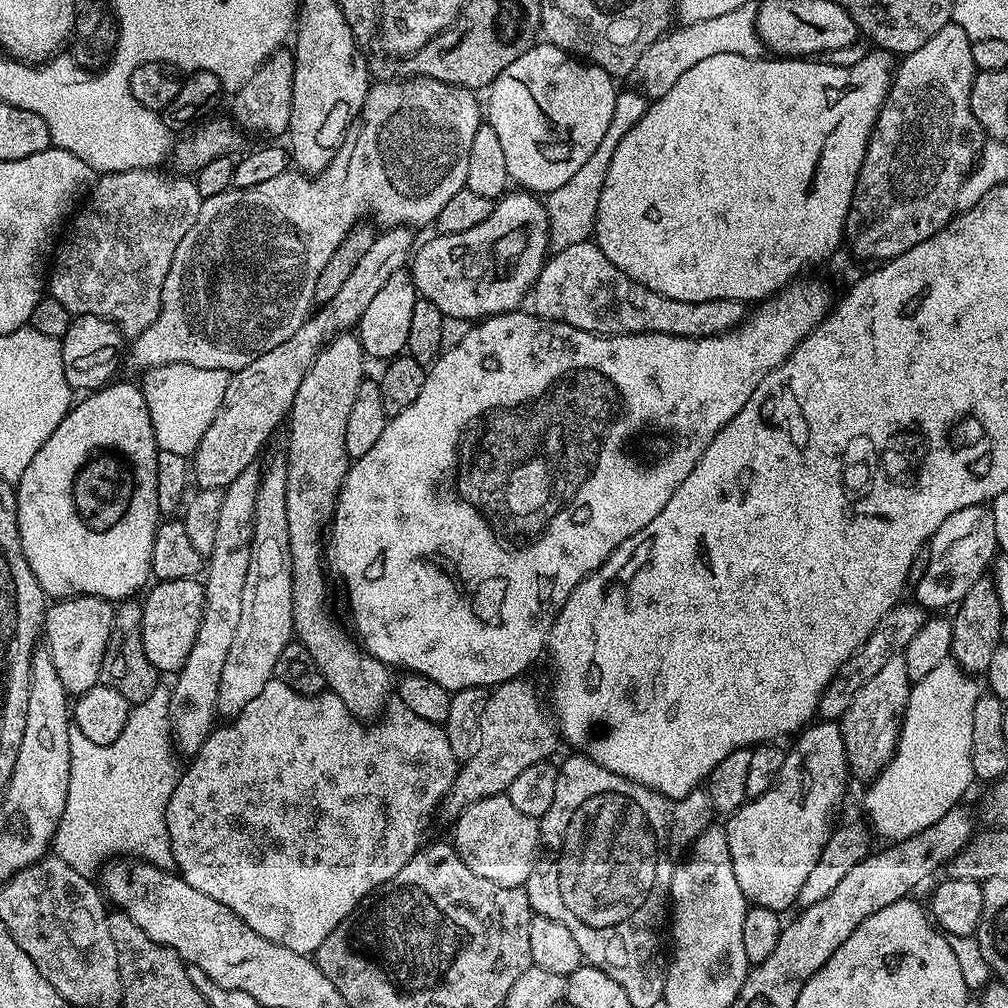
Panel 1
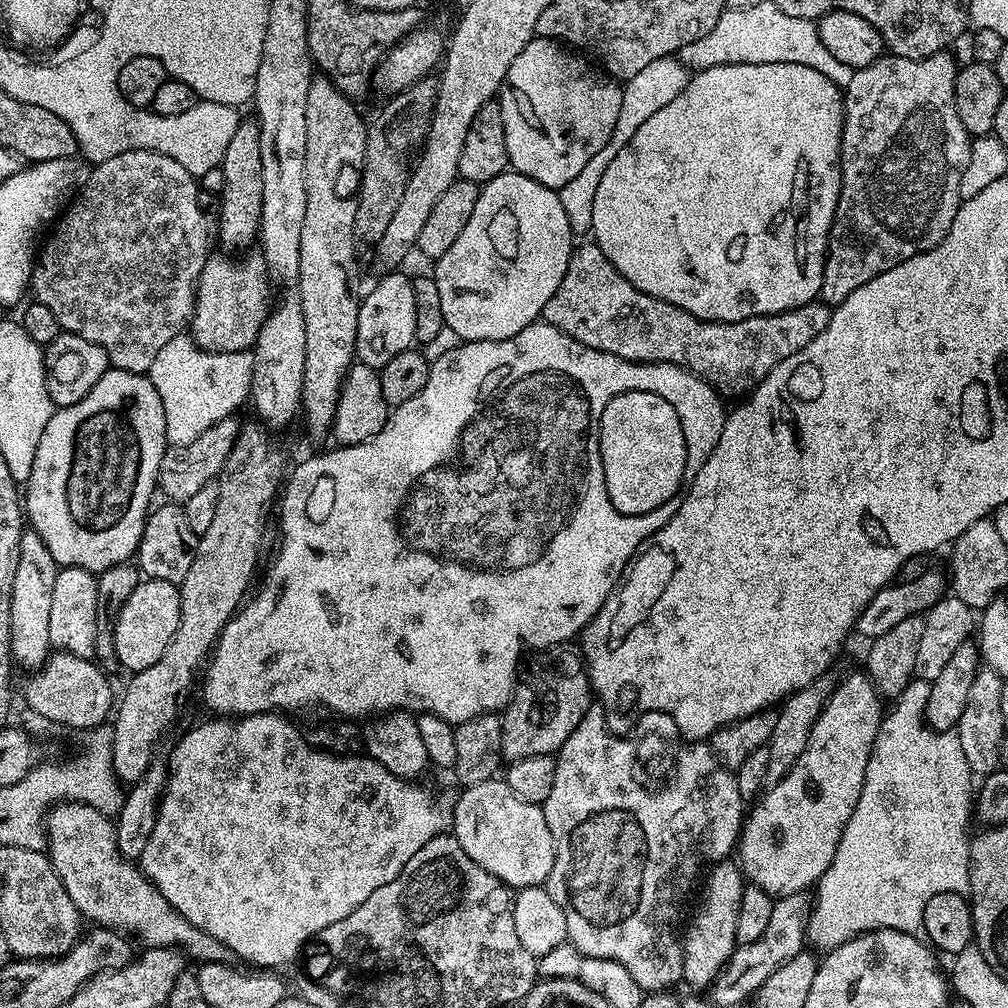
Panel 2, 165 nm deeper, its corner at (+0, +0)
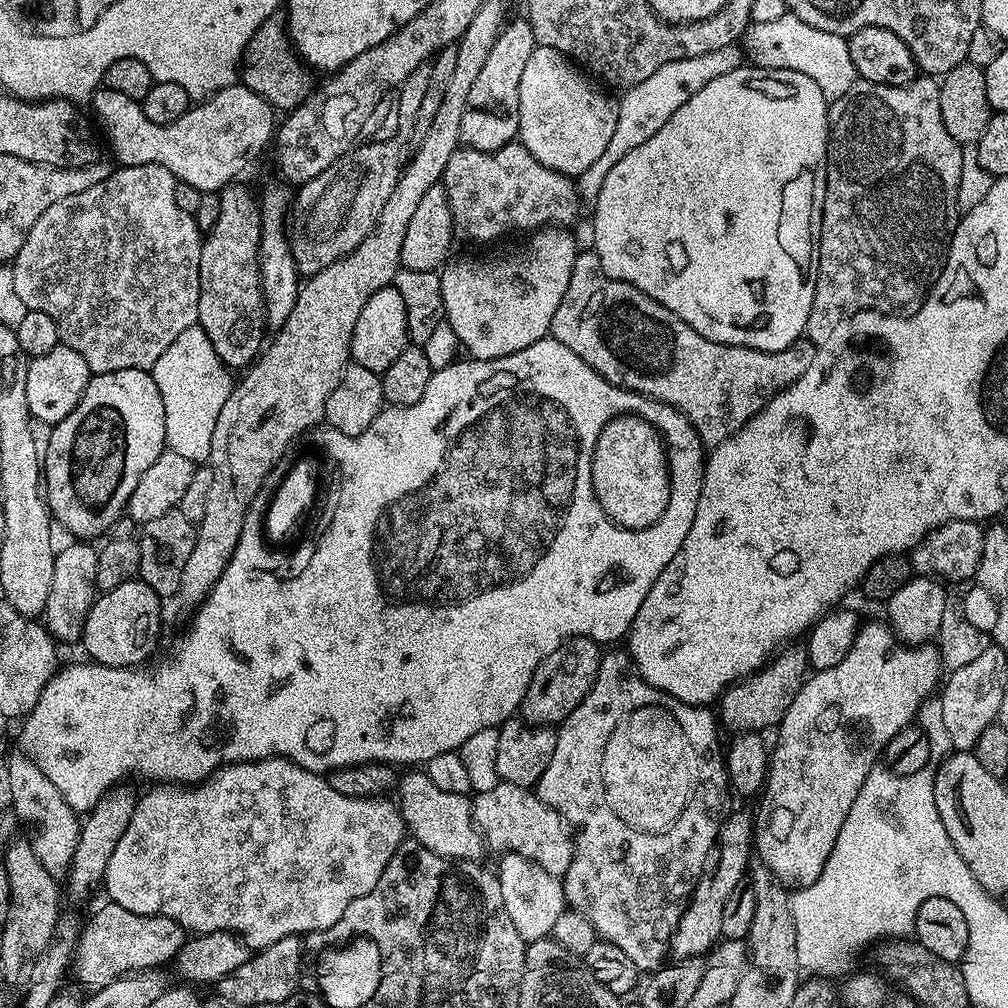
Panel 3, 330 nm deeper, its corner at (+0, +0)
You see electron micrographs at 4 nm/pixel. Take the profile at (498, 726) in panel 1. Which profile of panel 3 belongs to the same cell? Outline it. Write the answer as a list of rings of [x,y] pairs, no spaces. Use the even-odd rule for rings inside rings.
[[[575,636],[573,640],[560,644],[558,650],[554,650],[554,654],[547,656],[534,670],[530,686],[520,703],[519,719],[525,724],[559,726],[580,705],[582,698],[590,694],[601,655],[601,645],[585,636]]]

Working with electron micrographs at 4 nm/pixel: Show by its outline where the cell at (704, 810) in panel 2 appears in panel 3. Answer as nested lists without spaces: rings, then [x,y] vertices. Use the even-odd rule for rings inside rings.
[[[608,650],[608,651],[605,651],[603,653],[603,655],[601,655],[600,665],[598,666],[598,674],[594,678],[594,686],[590,690],[590,694],[586,694],[586,698],[582,698],[582,702],[580,703],[580,705],[578,705],[578,707],[576,709],[574,709],[574,711],[570,715],[568,715],[564,719],[564,721],[561,722],[559,724],[559,726],[555,729],[556,745],[554,746],[554,755],[552,755],[552,757],[550,757],[550,766],[546,766],[546,770],[542,774],[542,778],[538,778],[538,782],[534,786],[534,791],[535,791],[536,797],[538,797],[538,799],[540,799],[542,802],[546,802],[546,806],[550,806],[551,808],[553,808],[553,810],[556,811],[556,813],[558,813],[558,815],[560,815],[561,818],[564,819],[564,823],[567,824],[569,829],[571,829],[571,831],[574,833],[574,858],[570,862],[570,870],[566,870],[566,874],[562,878],[562,883],[564,885],[565,901],[567,901],[567,903],[569,905],[571,905],[571,907],[573,909],[575,909],[575,911],[580,912],[586,918],[590,918],[590,922],[594,926],[594,930],[596,931],[597,937],[599,937],[599,939],[601,941],[603,941],[603,943],[613,944],[614,946],[618,946],[618,950],[622,950],[622,954],[627,954],[627,956],[629,956],[629,958],[630,958],[630,962],[634,962],[634,966],[636,968],[639,968],[641,973],[651,974],[651,973],[655,972],[657,968],[661,967],[661,965],[663,965],[665,963],[666,957],[669,955],[669,944],[672,940],[672,936],[675,934],[676,927],[679,924],[679,919],[682,918],[682,916],[683,916],[684,909],[688,905],[688,901],[690,900],[690,898],[692,896],[692,892],[695,889],[696,884],[699,883],[699,881],[705,875],[706,869],[709,867],[710,860],[708,862],[708,855],[710,855],[710,857],[711,857],[713,855],[714,849],[717,847],[717,840],[719,838],[719,830],[720,830],[720,826],[721,826],[721,821],[724,820],[724,818],[726,816],[726,809],[724,810],[724,803],[727,802],[728,796],[730,797],[730,785],[728,783],[728,767],[726,767],[726,765],[724,765],[724,757],[726,755],[726,752],[725,752],[725,749],[722,747],[722,740],[721,740],[721,744],[720,744],[721,729],[718,727],[718,720],[717,720],[717,717],[714,715],[713,709],[711,707],[701,706],[698,704],[684,704],[680,700],[675,700],[675,698],[673,698],[673,696],[664,696],[663,700],[662,700],[662,693],[659,692],[659,690],[657,690],[656,688],[650,687],[646,683],[646,681],[642,677],[640,677],[640,671],[637,670],[636,663],[634,663],[634,661],[632,661],[632,658],[631,658],[631,656],[628,655],[627,651],[624,651],[624,650],[620,650],[620,652],[612,652],[612,651],[616,651],[616,650]],[[661,700],[662,700],[663,707],[666,708],[669,712],[672,712],[673,718],[677,720],[678,725],[681,726],[681,728],[682,728],[682,734],[685,735],[686,741],[690,744],[691,749],[694,750],[694,762],[697,763],[697,776],[696,776],[697,782],[696,782],[695,788],[692,792],[692,798],[689,801],[688,805],[685,806],[685,809],[682,810],[682,812],[681,812],[681,816],[679,818],[677,818],[677,820],[675,822],[673,822],[673,824],[668,829],[666,829],[664,832],[636,831],[636,829],[632,828],[630,825],[624,824],[623,821],[621,821],[620,819],[617,819],[614,810],[609,808],[609,805],[607,802],[607,796],[604,793],[604,786],[603,786],[603,776],[602,776],[603,754],[606,751],[606,744],[608,743],[608,741],[610,741],[610,736],[614,732],[614,728],[616,726],[618,726],[618,724],[620,722],[622,722],[622,720],[624,718],[626,718],[626,716],[628,714],[630,714],[636,708],[646,707],[648,705],[659,705],[661,703]]]

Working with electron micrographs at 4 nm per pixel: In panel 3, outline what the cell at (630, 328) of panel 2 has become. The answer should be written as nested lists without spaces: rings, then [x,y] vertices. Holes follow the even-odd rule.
[[[594,250],[577,251],[574,270],[570,270],[570,286],[566,286],[566,294],[562,294],[562,302],[558,302],[558,310],[554,310],[551,339],[562,342],[562,346],[570,346],[586,366],[590,366],[606,382],[619,388],[629,388],[632,392],[640,392],[653,400],[661,400],[680,413],[694,426],[700,436],[700,443],[715,446],[726,442],[754,414],[758,414],[766,406],[771,396],[788,388],[814,362],[817,345],[807,338],[795,340],[786,350],[763,352],[746,346],[730,346],[722,342],[710,342],[710,338],[702,338],[698,330],[686,326],[678,314],[666,310],[654,298],[642,294],[625,280],[615,280],[602,270],[602,262]]]

